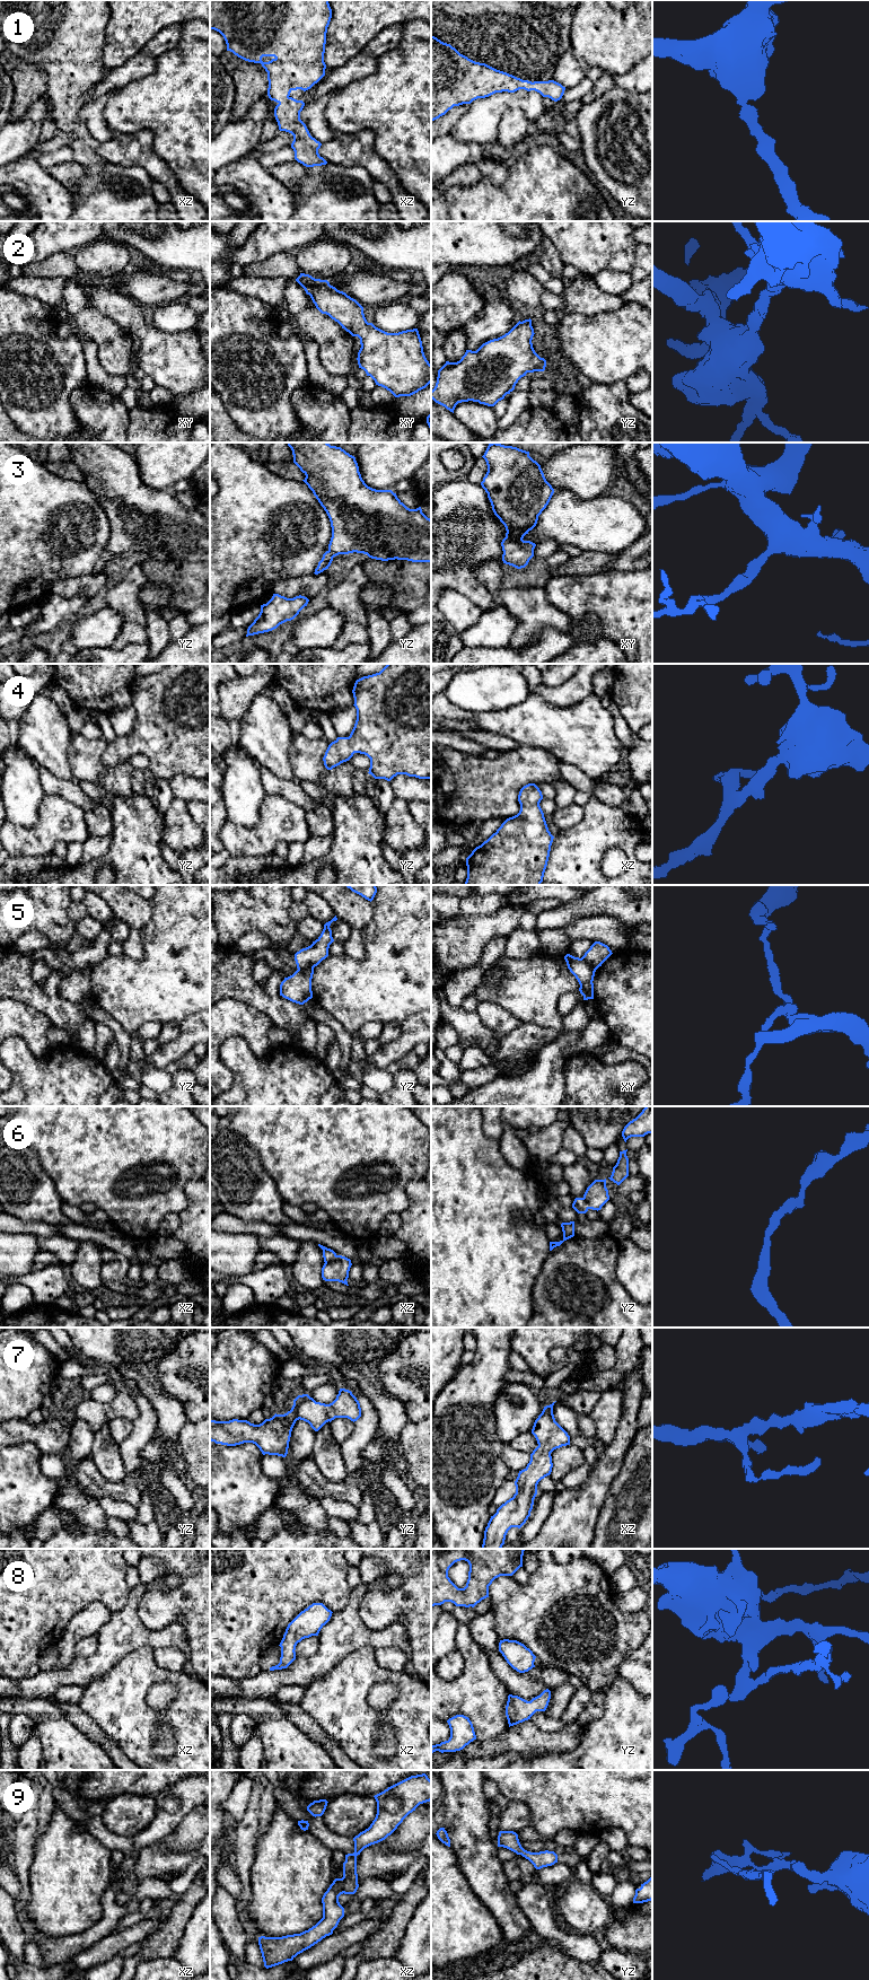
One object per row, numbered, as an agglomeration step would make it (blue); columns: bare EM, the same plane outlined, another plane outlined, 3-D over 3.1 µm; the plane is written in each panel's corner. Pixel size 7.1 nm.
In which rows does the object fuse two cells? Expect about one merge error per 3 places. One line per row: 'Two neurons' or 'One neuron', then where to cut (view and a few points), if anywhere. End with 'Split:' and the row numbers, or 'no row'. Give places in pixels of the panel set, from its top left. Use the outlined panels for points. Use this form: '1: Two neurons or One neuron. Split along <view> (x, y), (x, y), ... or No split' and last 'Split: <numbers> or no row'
1: One neuron. No split
2: One neuron. No split
3: One neuron. No split
4: One neuron. No split
5: Two neurons. Split along yz (313, 966), (298, 970)
6: One neuron. No split
7: One neuron. No split
8: One neuron. No split
9: One neuron. No split
Split: 5

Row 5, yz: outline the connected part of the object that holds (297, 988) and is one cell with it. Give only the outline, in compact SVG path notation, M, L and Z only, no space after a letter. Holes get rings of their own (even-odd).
M314 967L297 970L292 975L284 978L280 984L280 996L283 998L304 1005L313 998L311 979Z

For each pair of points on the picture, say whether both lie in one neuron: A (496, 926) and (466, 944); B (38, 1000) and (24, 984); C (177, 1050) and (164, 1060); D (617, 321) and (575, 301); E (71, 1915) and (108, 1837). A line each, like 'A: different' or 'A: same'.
A: same
B: same
C: same
D: different
E: different

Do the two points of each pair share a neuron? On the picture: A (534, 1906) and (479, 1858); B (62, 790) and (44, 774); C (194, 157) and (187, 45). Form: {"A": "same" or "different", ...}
{"A": "different", "B": "same", "C": "same"}

